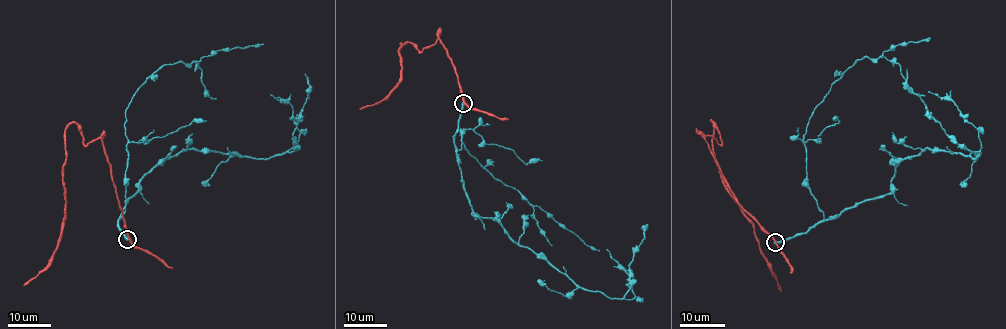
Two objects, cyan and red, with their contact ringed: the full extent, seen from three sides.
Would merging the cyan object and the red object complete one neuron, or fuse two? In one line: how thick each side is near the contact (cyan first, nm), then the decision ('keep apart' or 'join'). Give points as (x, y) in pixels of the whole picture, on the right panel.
480 nm thick on the cyan side, 320 nm on the other; keep apart

